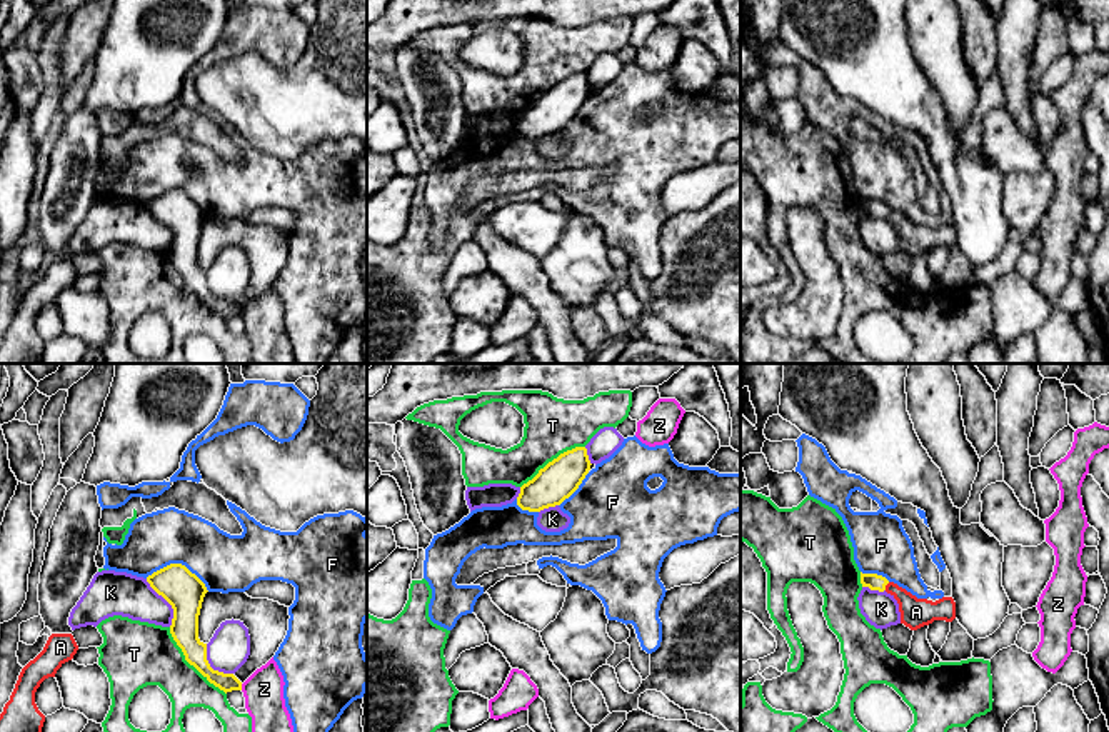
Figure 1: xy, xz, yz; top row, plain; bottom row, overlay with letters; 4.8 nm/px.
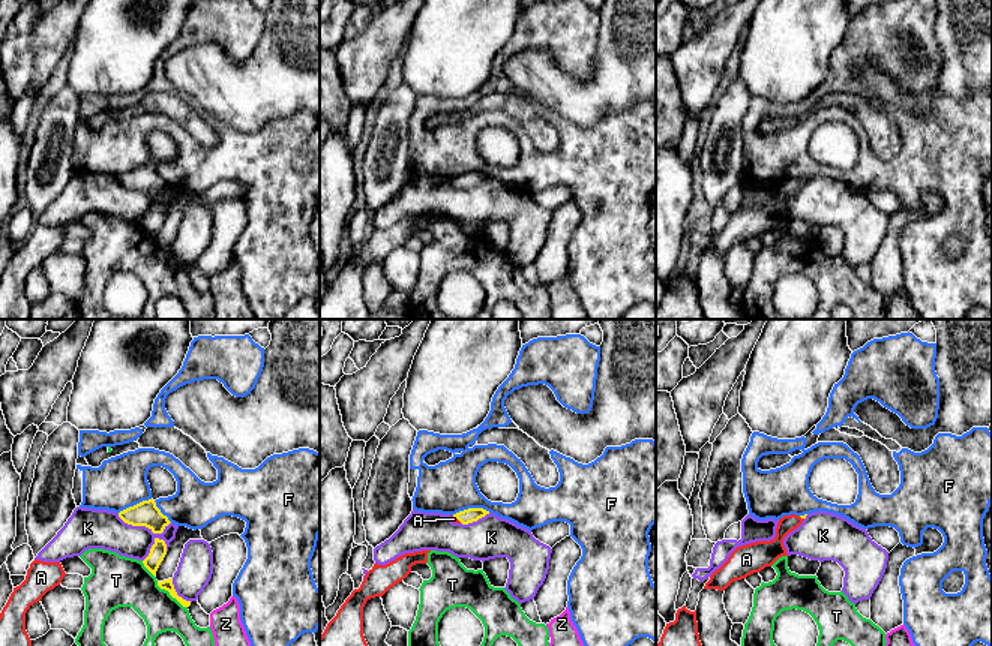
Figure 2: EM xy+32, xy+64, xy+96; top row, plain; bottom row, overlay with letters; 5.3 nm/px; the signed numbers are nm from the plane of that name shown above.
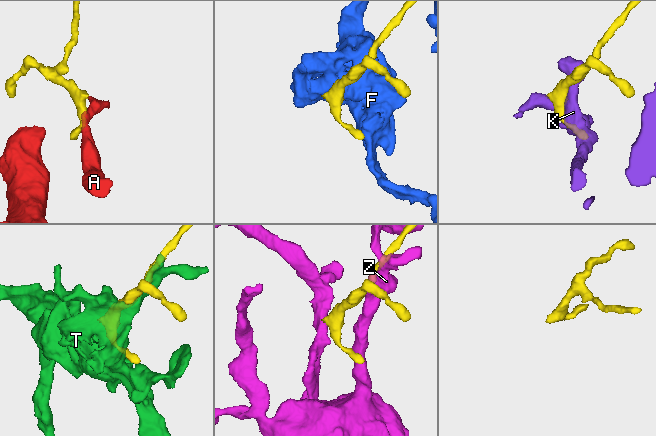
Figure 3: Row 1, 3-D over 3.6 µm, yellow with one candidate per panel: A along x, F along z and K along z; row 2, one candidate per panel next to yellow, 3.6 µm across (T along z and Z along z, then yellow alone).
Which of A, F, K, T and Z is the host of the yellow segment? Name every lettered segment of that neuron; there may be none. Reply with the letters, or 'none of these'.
A

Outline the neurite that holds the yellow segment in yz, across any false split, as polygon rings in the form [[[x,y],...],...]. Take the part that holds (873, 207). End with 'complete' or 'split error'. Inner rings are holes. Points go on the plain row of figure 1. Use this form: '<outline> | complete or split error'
[[[861,198],[861,210],[871,217],[886,217],[891,220],[899,230],[901,250],[911,257],[917,257],[924,252],[932,250],[934,247],[952,248],[956,245],[956,228],[952,223],[942,223],[936,228],[917,225],[906,215],[899,213],[894,208],[889,208],[886,203],[877,200]]] | split error

